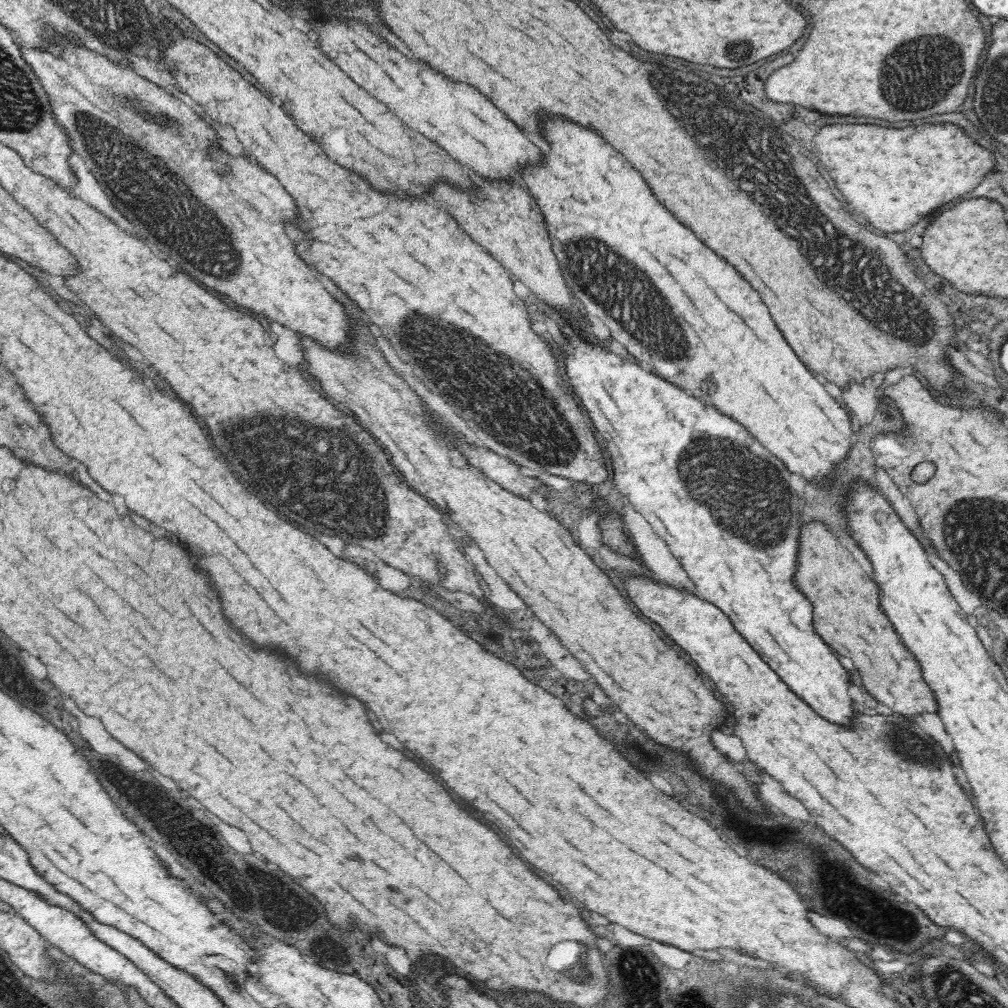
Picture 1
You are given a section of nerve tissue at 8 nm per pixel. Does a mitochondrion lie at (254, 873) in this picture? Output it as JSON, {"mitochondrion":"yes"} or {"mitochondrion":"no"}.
{"mitochondrion":"no"}

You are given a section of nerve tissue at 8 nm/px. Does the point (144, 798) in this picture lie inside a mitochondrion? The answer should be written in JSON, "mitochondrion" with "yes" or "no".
{"mitochondrion":"no"}

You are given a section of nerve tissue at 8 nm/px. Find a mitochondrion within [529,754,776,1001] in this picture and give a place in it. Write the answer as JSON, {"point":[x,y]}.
{"point":[630,964]}

